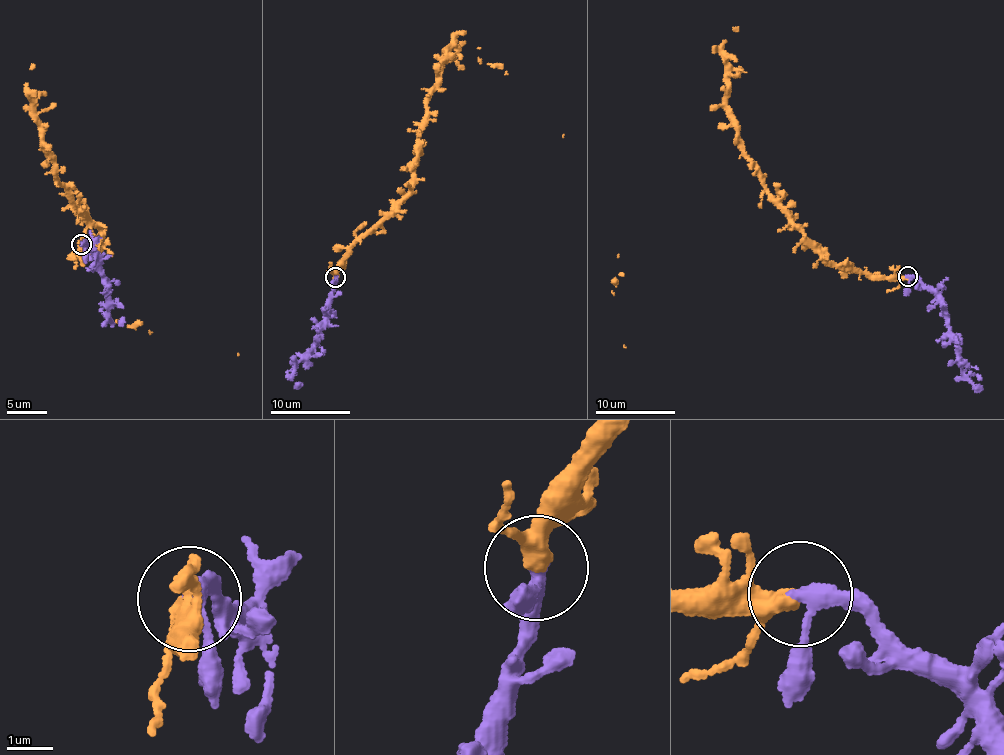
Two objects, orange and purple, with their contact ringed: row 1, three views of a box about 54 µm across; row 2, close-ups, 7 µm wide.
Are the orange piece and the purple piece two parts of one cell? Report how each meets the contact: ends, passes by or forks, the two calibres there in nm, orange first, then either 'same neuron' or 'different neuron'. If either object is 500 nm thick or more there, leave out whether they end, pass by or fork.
orange forks | purple passes by | 260/280 nm | same neuron

